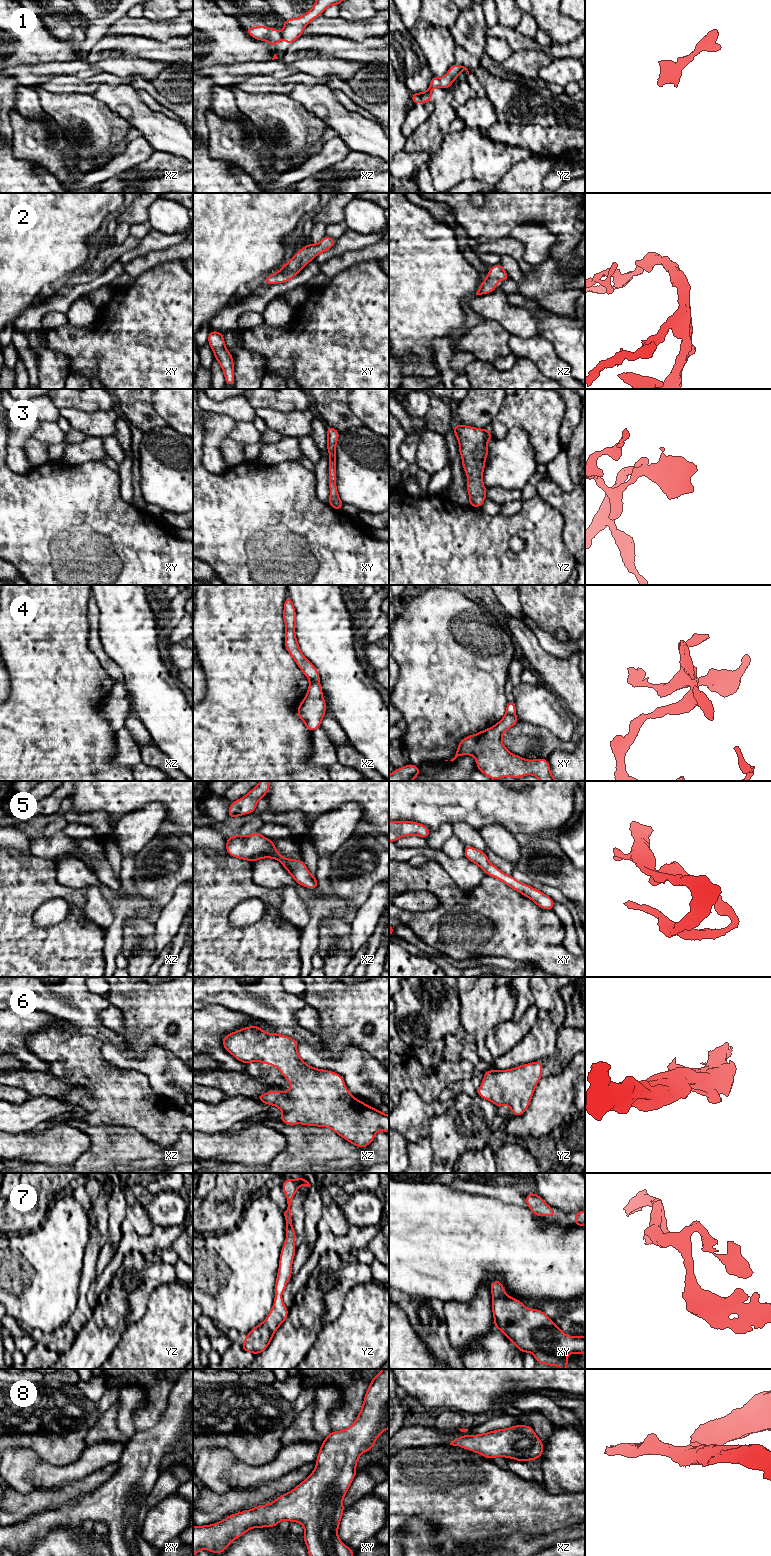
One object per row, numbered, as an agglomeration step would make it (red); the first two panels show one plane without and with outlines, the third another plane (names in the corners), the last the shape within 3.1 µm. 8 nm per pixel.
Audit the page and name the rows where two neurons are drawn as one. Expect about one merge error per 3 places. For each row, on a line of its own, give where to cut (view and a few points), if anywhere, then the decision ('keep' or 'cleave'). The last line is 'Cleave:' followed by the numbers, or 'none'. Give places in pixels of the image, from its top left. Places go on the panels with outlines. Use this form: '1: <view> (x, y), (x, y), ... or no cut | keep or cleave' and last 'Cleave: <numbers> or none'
1: xz (280, 33), (282, 38) | cleave
2: no cut | keep
3: no cut | keep
4: xz (319, 681), (313, 681), (310, 684) | cleave
5: no cut | keep
6: no cut | keep
7: no cut | keep
8: no cut | keep
Cleave: 1, 4

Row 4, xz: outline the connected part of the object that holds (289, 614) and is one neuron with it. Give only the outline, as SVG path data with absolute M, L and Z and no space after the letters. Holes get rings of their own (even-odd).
M287 596L284 601L283 619L285 622L285 648L293 657L297 666L305 674L309 683L320 682L320 675L314 665L302 654L296 634L296 611L293 601L290 596Z

